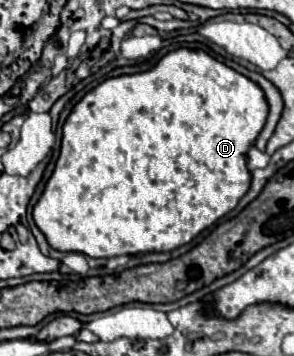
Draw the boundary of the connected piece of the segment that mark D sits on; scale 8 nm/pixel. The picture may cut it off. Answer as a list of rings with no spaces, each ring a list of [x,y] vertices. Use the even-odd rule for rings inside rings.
[[[175,49],[167,53],[153,69],[145,73],[135,75],[121,75],[103,81],[95,89],[91,89],[71,111],[63,125],[63,143],[61,143],[61,155],[57,159],[55,171],[33,207],[33,221],[41,229],[41,233],[47,237],[49,245],[63,253],[83,253],[95,259],[107,259],[117,255],[137,255],[145,251],[173,251],[185,243],[189,243],[193,237],[197,237],[201,231],[211,227],[217,219],[221,219],[225,213],[237,207],[241,197],[249,191],[251,173],[247,169],[247,151],[253,147],[257,135],[261,133],[261,127],[265,125],[265,119],[269,115],[269,105],[265,103],[265,93],[257,83],[247,79],[245,75],[237,73],[235,69],[227,67],[225,63],[213,59],[205,51],[193,51],[193,49]]]

